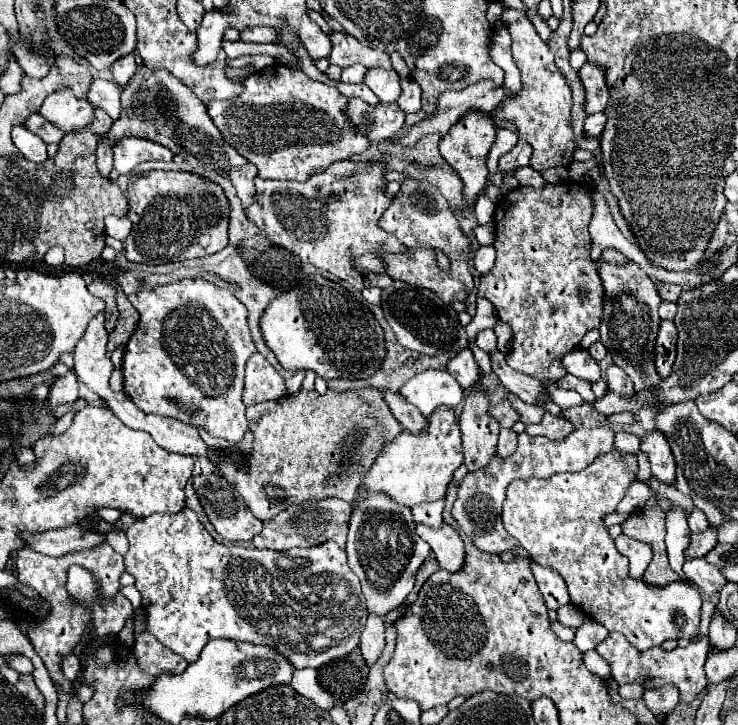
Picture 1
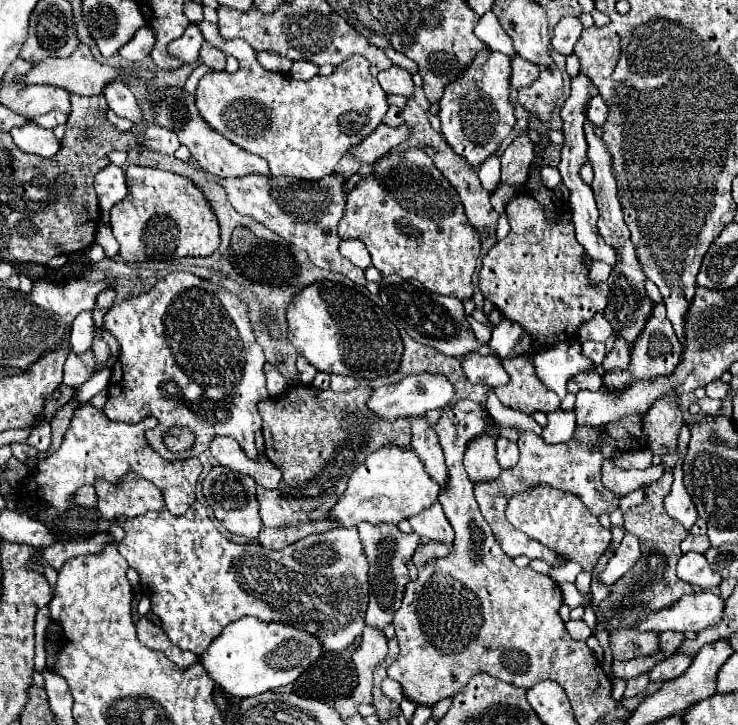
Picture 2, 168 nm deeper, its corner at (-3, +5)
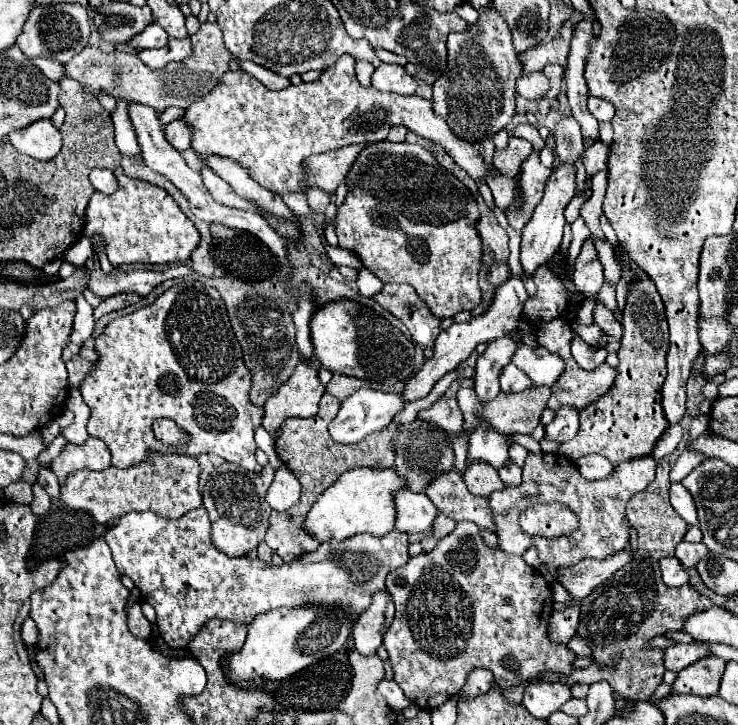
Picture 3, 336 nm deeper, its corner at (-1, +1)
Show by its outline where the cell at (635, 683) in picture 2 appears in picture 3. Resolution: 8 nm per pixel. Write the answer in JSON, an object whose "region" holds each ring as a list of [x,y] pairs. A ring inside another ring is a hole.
{"region":[[[658,464],[652,484],[648,484],[644,492],[638,492],[626,506],[626,518],[638,534],[636,558],[618,570],[616,576],[612,576],[612,582],[598,586],[590,596],[586,596],[582,600],[580,612],[578,634],[592,648],[594,666],[578,670],[576,682],[594,684],[608,680],[612,690],[634,702],[648,700],[666,672],[662,664],[664,652],[658,648],[646,650],[646,642],[670,630],[680,630],[682,622],[690,614],[704,610],[700,594],[692,586],[670,588],[662,582],[660,576],[660,560],[664,556],[674,556],[676,546],[684,540],[686,534],[684,520],[676,516],[674,508],[668,502],[668,472],[668,464]]]}

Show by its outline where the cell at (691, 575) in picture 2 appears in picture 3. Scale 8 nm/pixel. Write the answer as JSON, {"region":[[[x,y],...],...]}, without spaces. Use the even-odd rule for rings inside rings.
{"region":[[[678,558],[660,560],[660,570],[662,570],[662,580],[668,586],[682,586],[682,584],[688,584],[690,580],[688,570],[680,564]]]}

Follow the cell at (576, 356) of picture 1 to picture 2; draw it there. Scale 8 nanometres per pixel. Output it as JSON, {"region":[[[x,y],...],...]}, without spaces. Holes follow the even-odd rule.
{"region":[[[570,340],[566,344],[554,344],[550,348],[540,348],[532,354],[534,372],[550,390],[560,396],[560,390],[566,390],[568,378],[578,372],[594,368],[594,364],[582,354],[580,342]]]}

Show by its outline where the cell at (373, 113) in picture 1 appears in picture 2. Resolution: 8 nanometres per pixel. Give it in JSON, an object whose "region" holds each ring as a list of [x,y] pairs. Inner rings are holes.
{"region":[[[390,106],[388,114],[384,116],[384,124],[386,126],[392,126],[392,128],[398,128],[404,124],[404,118],[402,118],[402,110],[396,108],[396,106]]]}

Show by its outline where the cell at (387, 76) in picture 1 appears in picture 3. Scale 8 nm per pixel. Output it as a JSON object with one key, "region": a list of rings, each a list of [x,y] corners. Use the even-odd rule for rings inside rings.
{"region":[[[380,64],[372,74],[372,86],[376,90],[382,90],[382,92],[394,92],[394,94],[410,96],[410,94],[414,94],[418,82],[416,82],[416,78],[412,78],[404,70],[404,66]]]}

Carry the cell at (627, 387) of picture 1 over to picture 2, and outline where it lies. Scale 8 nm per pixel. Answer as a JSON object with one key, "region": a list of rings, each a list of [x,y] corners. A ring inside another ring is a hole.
{"region":[[[616,336],[614,348],[610,350],[610,354],[604,358],[602,366],[606,372],[610,372],[615,368],[624,370],[630,362],[630,350],[626,348],[626,340],[622,340],[622,336]]]}

